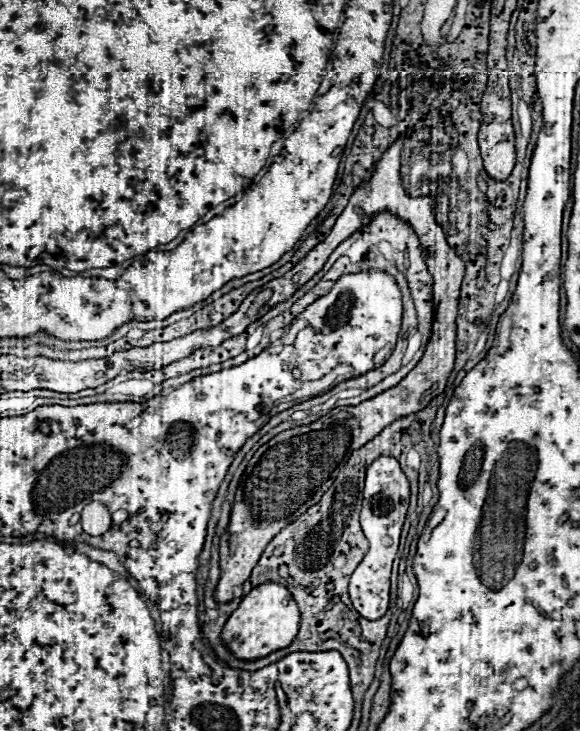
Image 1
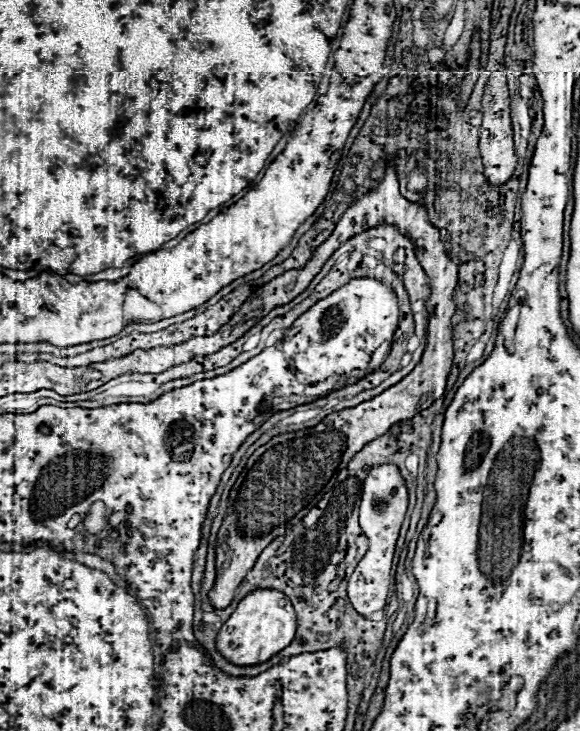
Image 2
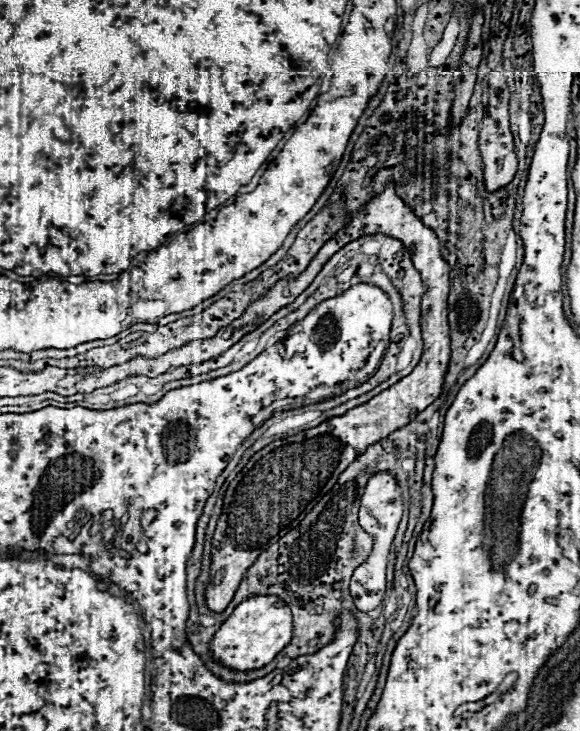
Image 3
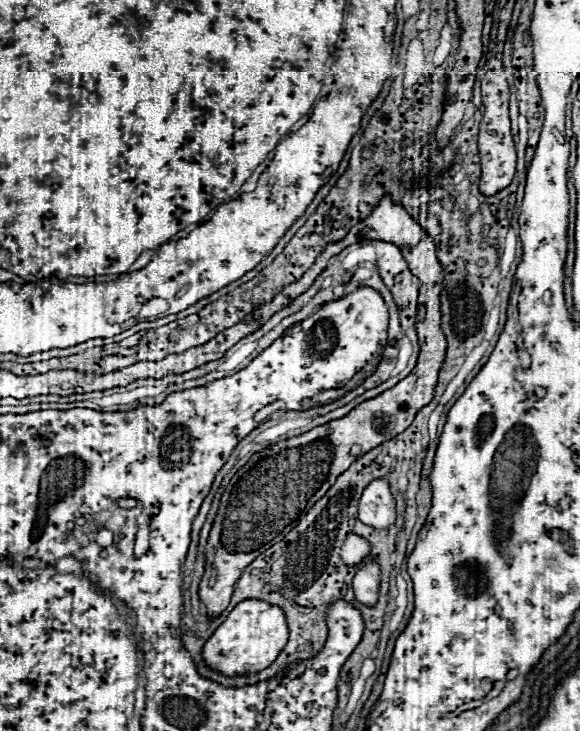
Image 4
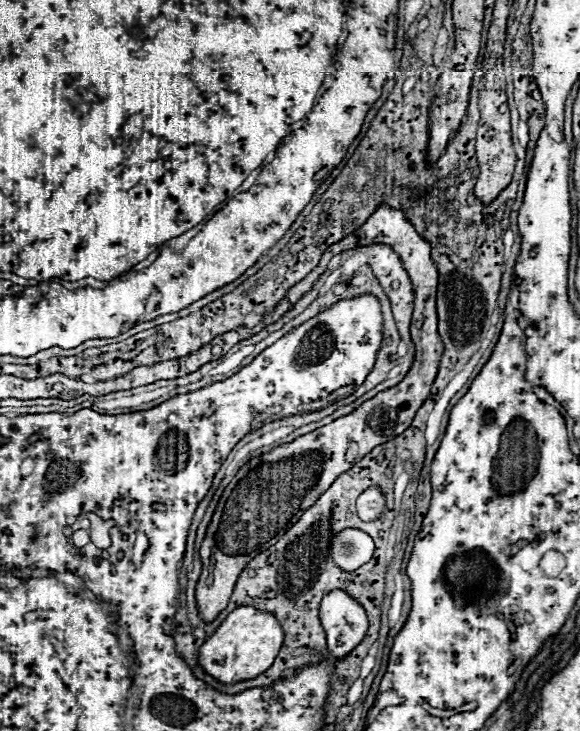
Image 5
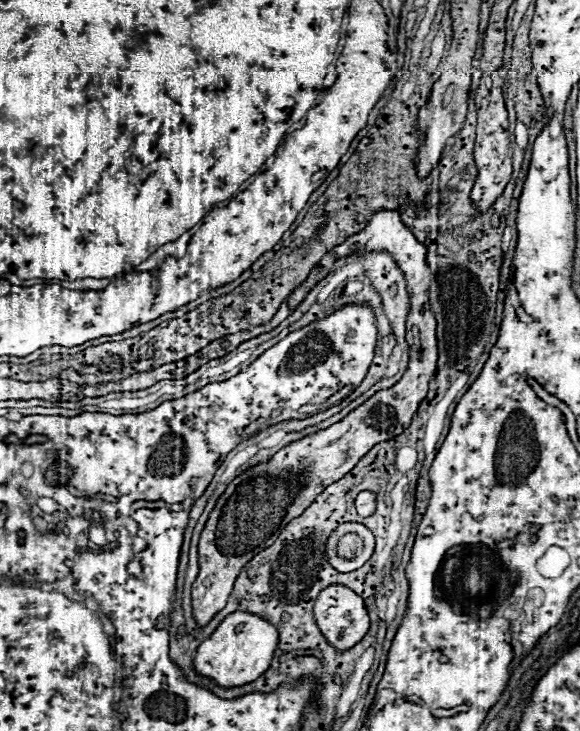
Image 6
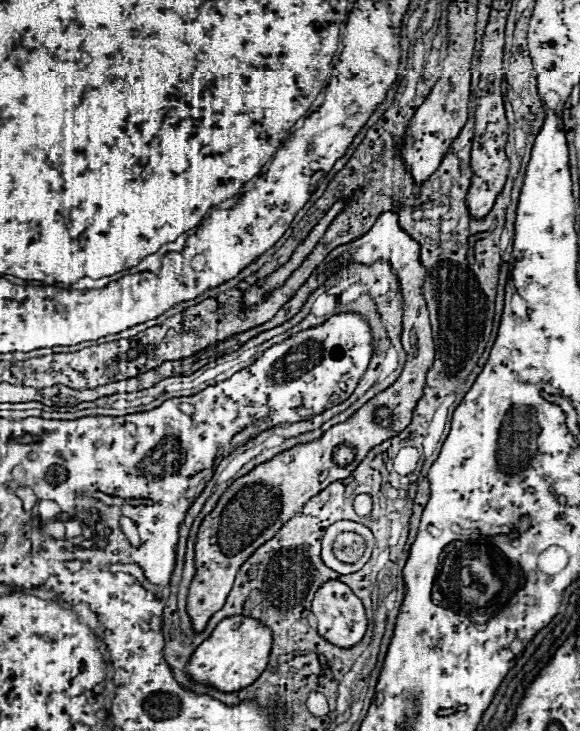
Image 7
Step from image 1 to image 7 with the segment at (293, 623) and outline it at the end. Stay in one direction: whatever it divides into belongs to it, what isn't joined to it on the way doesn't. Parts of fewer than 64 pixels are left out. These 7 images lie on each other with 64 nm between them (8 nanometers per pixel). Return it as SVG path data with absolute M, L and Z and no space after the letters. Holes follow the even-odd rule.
M230 616L224 618L212 632L208 640L204 640L196 652L192 654L186 672L204 684L218 686L218 690L242 690L242 686L250 686L268 666L268 656L272 650L272 630L264 626L256 618L248 616Z

